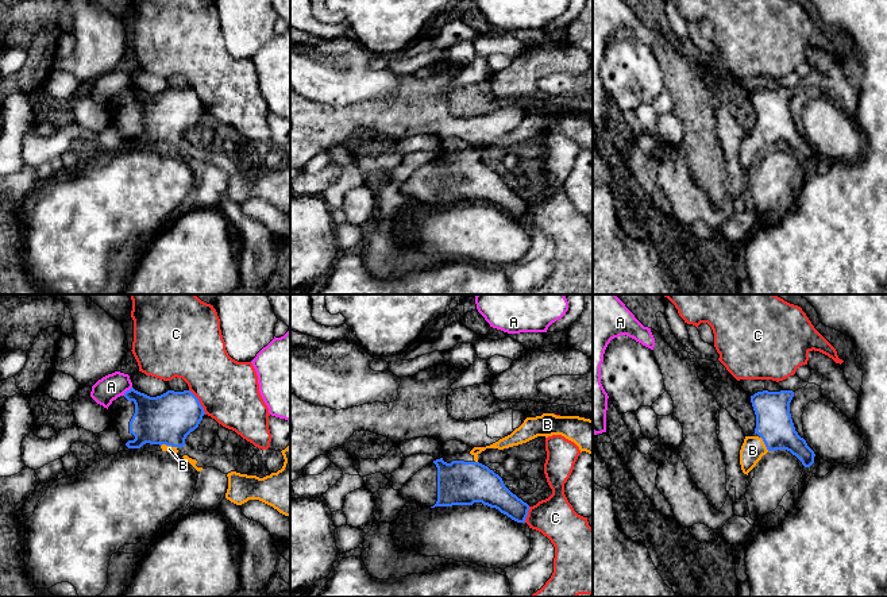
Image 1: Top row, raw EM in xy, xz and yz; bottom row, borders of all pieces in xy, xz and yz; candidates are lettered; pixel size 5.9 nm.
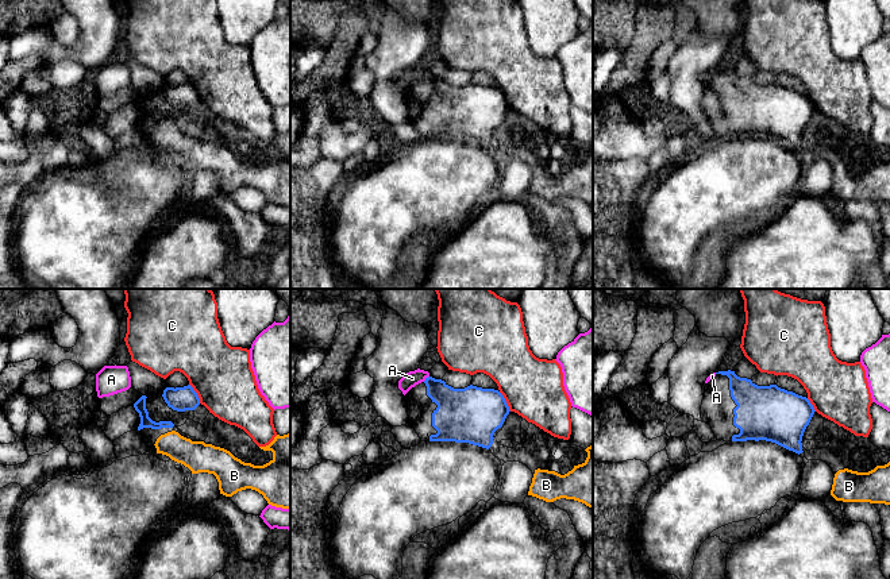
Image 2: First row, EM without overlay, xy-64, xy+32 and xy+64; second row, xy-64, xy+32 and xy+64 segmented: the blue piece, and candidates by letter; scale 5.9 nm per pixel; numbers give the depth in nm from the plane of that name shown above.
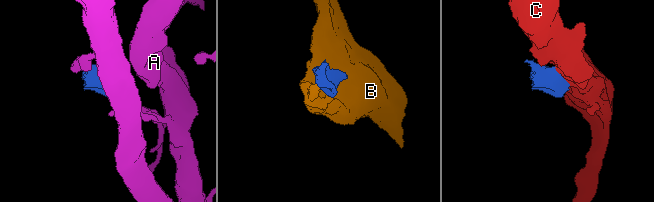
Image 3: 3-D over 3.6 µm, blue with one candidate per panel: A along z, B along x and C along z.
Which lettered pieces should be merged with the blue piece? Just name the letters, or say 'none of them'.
B

